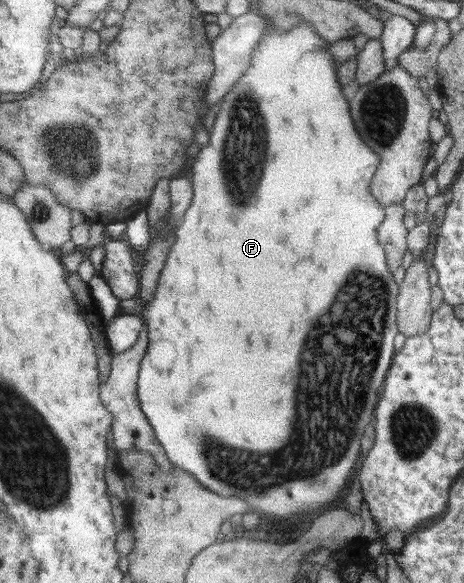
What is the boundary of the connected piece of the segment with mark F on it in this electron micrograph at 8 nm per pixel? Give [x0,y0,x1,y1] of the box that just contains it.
[119,20,400,522]

